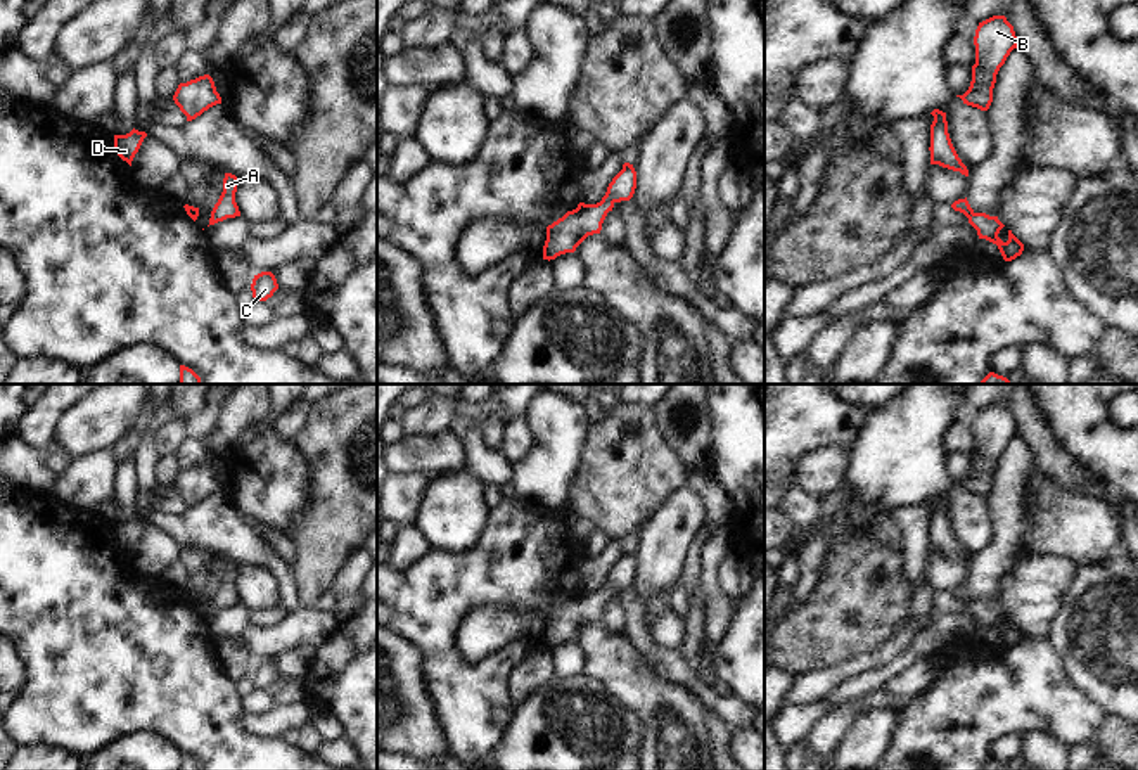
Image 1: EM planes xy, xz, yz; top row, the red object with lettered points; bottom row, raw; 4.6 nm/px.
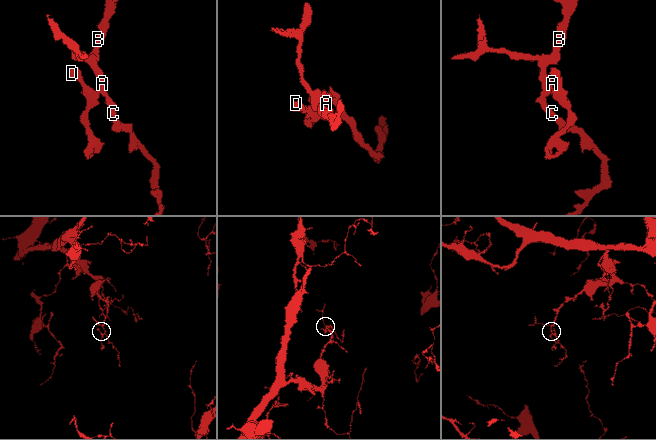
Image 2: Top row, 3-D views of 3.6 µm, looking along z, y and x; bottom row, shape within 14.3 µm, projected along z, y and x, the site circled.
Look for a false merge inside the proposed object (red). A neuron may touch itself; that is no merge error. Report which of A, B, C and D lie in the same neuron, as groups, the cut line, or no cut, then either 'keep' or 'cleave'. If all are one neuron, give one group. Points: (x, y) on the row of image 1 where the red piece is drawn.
groups A B C D; cut none; keep

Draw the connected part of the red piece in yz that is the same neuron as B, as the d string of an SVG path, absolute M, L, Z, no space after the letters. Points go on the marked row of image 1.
M993 16L979 22L974 36L975 64L972 81L963 95L956 95L963 104L988 111L993 102L996 74L1007 57L1017 48L1013 26L1005 16Z

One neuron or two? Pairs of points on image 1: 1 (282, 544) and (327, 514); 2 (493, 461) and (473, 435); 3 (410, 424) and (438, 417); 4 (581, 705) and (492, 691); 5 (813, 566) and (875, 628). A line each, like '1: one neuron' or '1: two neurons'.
1: two neurons
2: one neuron
3: one neuron
4: two neurons
5: two neurons

